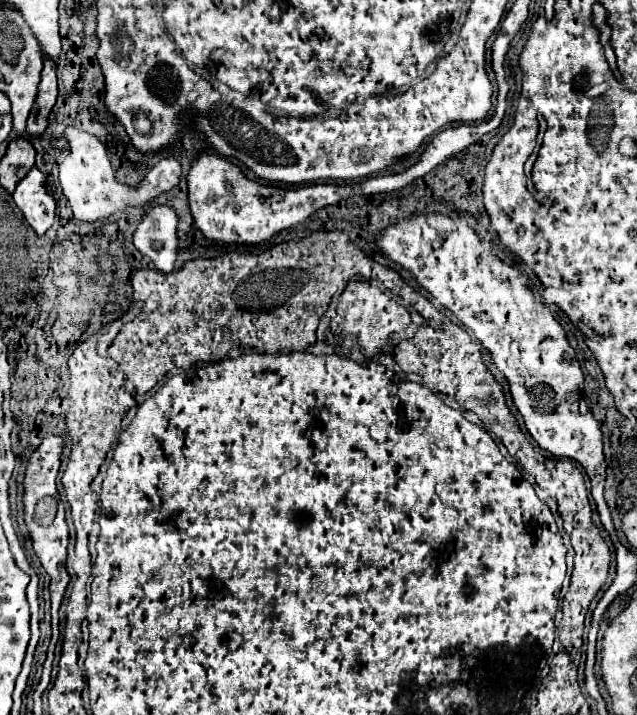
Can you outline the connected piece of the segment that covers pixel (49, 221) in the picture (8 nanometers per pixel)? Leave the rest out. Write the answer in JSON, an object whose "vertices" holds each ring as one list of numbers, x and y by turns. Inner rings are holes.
{"vertices":[[36,167,30,169,28,175,18,183,12,197,18,209,22,211,26,223,38,235,44,235,54,225,56,201,52,195,48,195,46,179]]}

